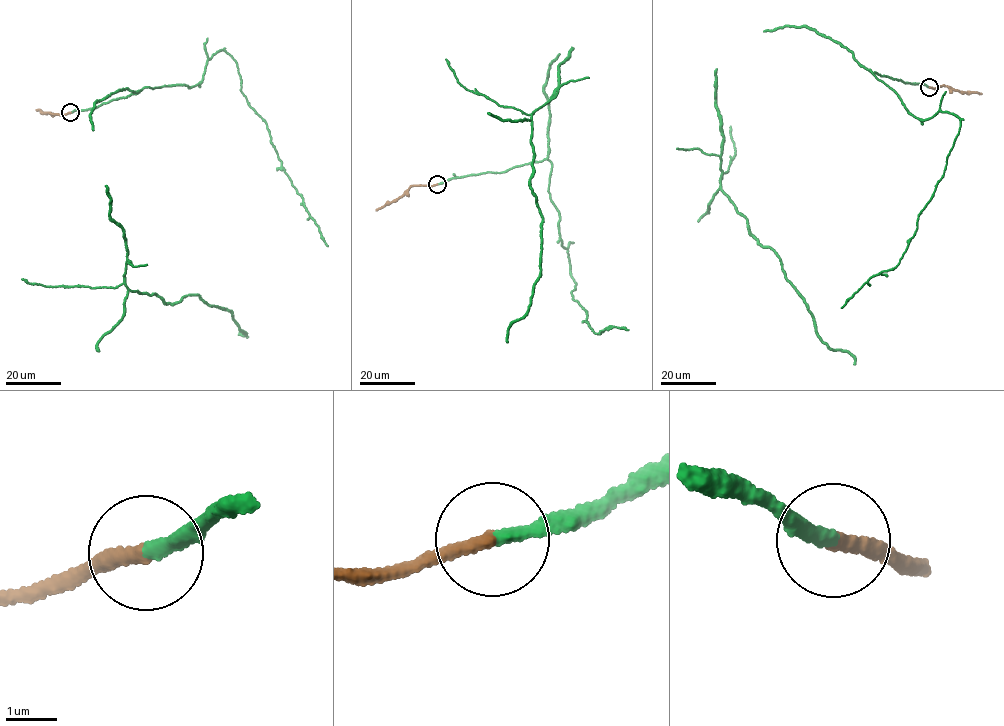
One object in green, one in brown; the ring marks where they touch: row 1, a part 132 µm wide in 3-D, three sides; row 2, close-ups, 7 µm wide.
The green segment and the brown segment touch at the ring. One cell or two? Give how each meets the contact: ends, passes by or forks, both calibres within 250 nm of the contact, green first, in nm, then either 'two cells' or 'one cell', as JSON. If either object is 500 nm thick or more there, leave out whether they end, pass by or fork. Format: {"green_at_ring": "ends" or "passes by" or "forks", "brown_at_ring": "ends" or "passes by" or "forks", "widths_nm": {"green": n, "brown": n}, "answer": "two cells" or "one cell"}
{"green_at_ring": "ends", "brown_at_ring": "ends", "widths_nm": {"green": 280, "brown": 280}, "answer": "one cell"}

